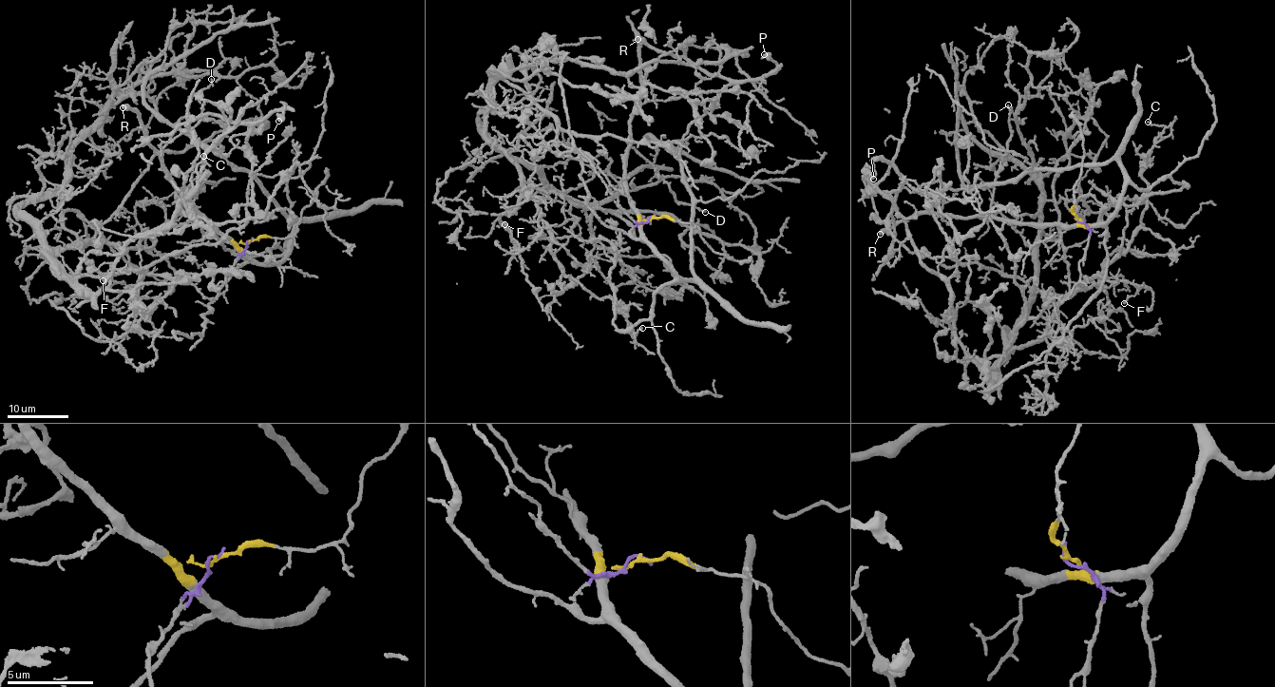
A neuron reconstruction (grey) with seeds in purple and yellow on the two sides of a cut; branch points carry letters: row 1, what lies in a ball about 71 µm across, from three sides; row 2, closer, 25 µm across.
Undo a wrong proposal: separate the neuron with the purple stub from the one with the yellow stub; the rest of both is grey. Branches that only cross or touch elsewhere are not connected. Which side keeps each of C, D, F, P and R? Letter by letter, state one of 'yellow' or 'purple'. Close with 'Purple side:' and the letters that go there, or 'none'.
C: purple
D: yellow
F: purple
P: purple
R: yellow
Purple side: C, F, P

